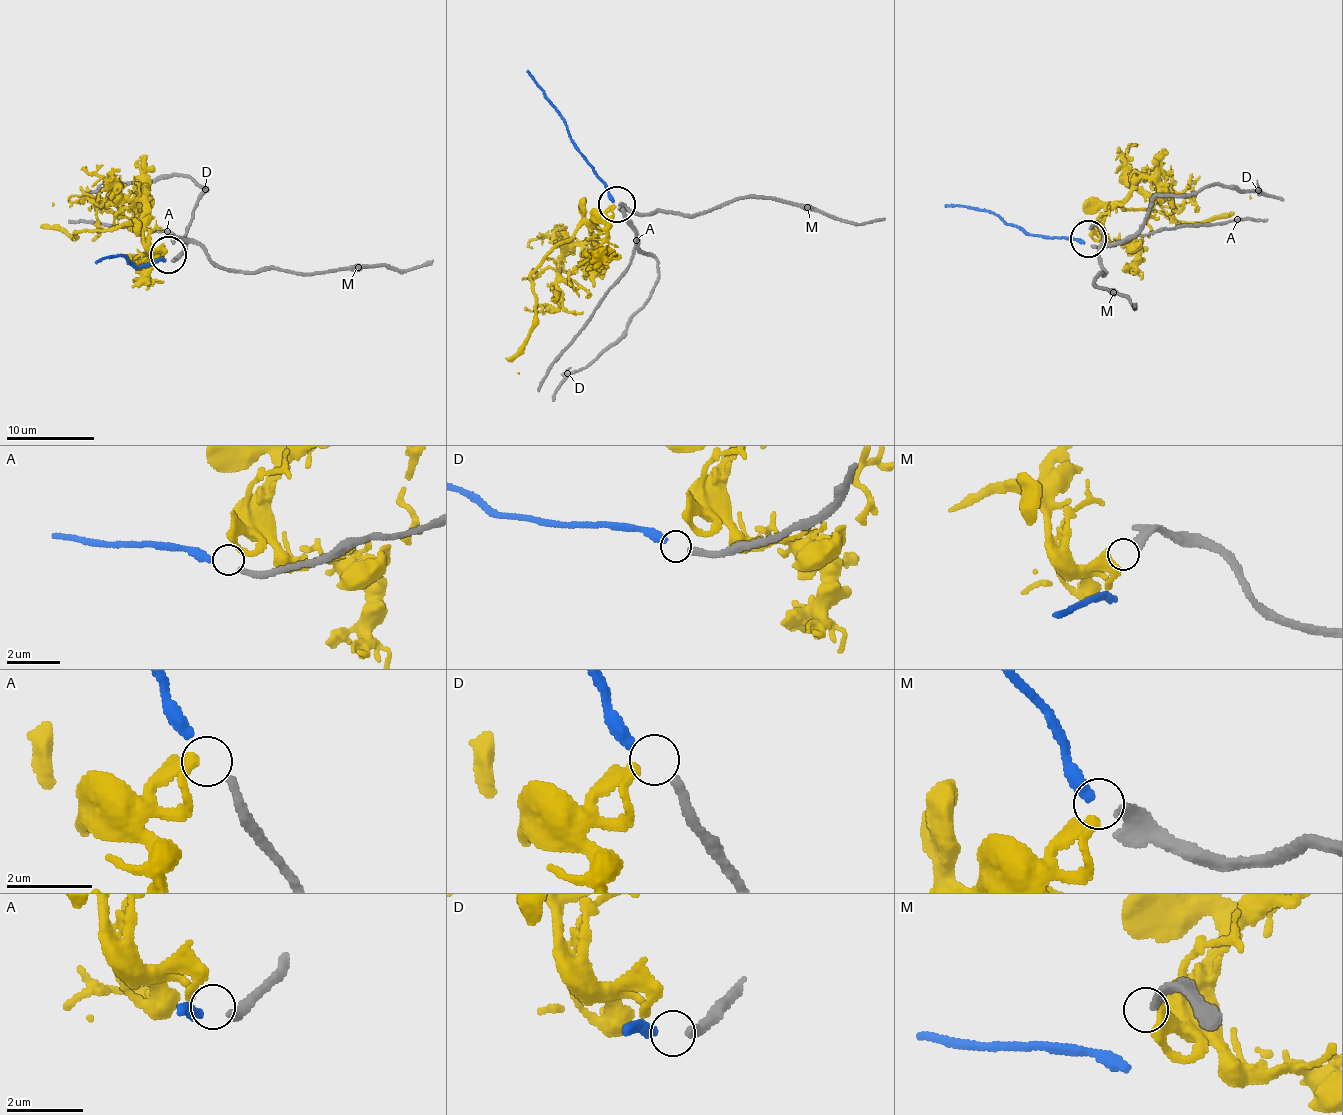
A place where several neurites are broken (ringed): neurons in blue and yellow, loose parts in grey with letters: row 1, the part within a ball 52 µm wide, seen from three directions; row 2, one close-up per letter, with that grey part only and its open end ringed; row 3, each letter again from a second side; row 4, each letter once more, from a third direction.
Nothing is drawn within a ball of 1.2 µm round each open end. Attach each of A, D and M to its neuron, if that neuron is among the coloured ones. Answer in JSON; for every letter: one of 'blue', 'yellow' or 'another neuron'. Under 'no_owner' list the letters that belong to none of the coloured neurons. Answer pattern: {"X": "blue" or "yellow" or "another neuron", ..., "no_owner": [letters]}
{"A": "blue", "D": "another neuron", "M": "yellow", "no_owner": ["D"]}

